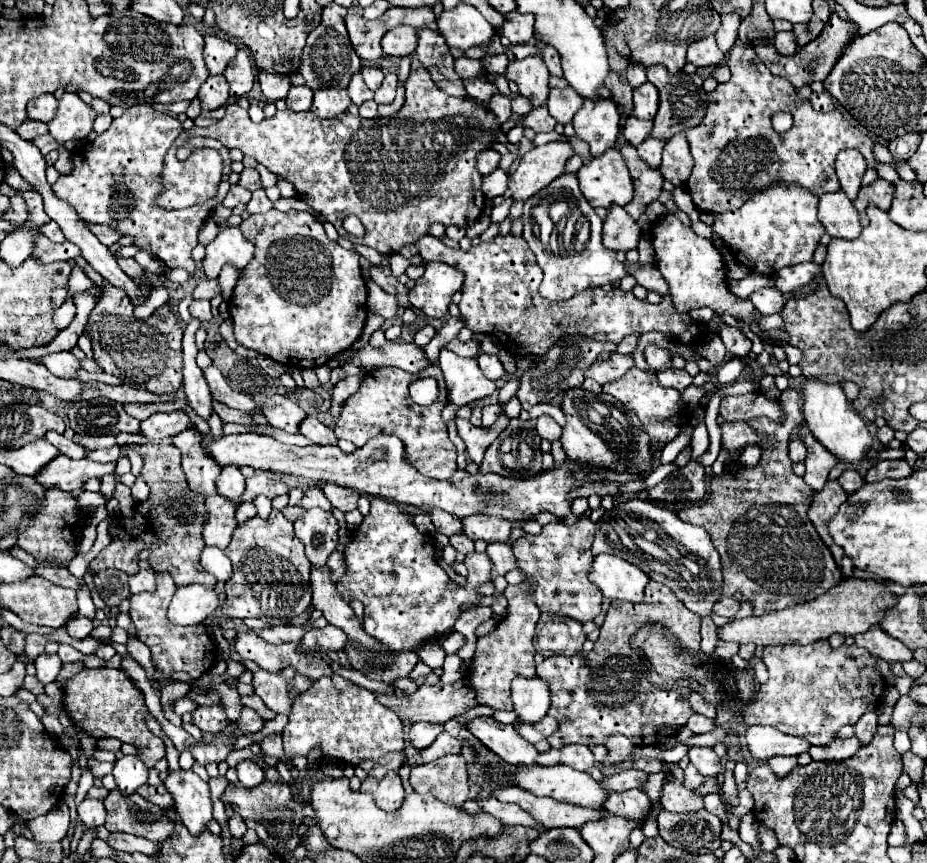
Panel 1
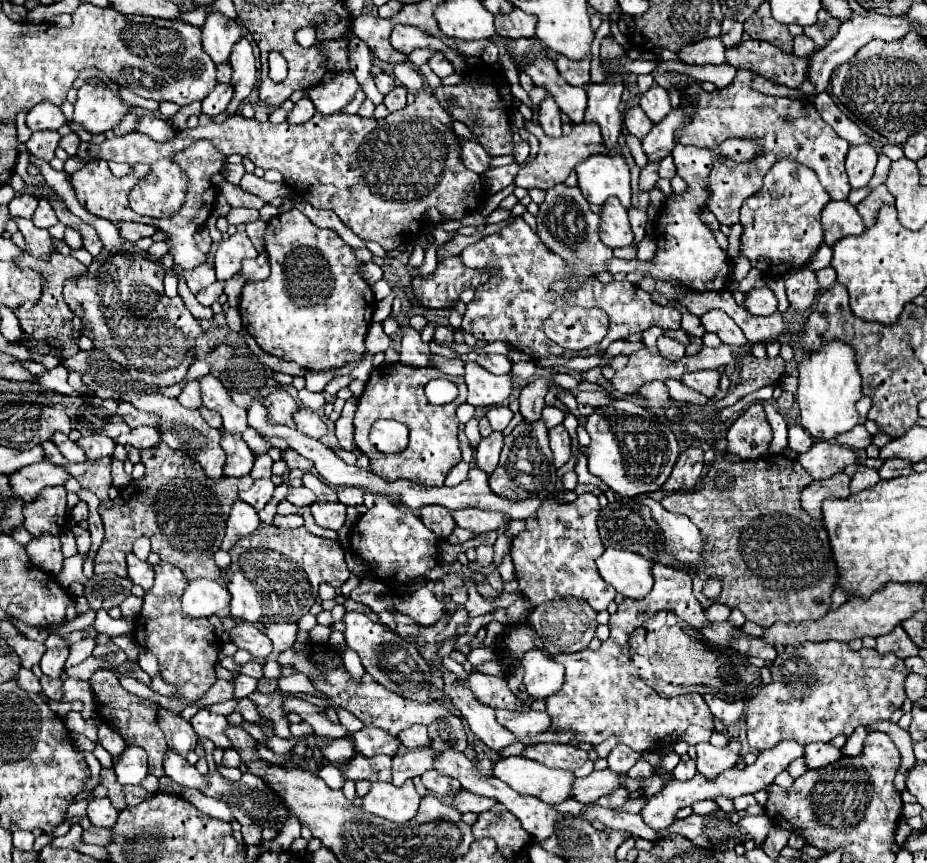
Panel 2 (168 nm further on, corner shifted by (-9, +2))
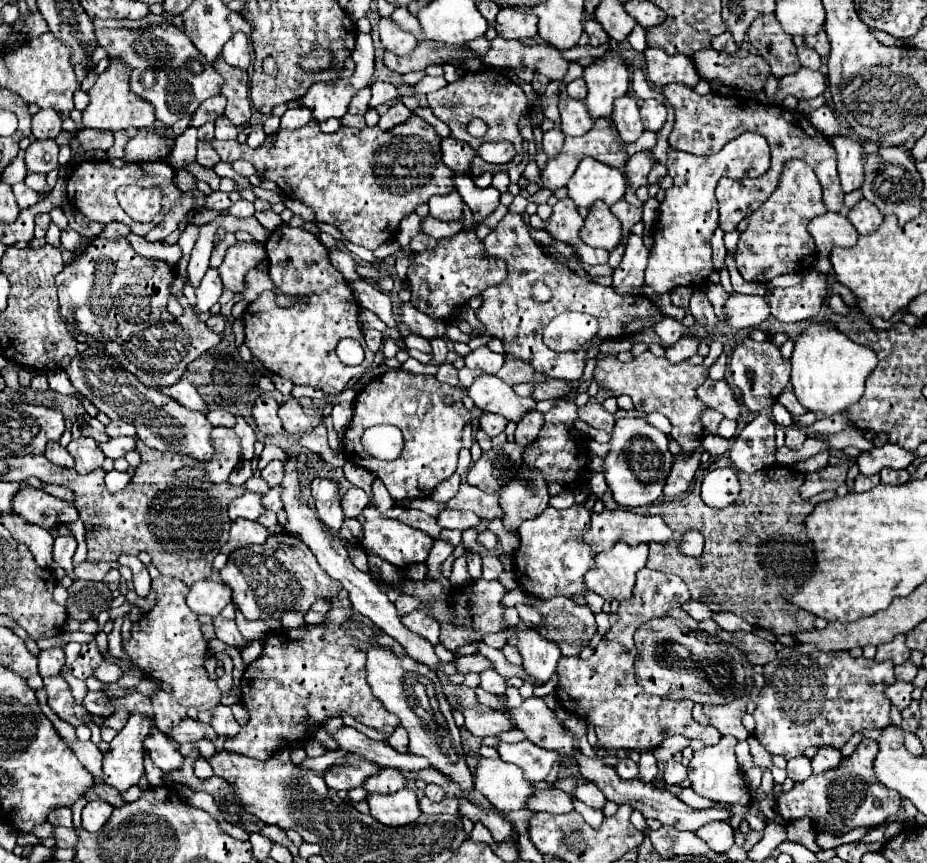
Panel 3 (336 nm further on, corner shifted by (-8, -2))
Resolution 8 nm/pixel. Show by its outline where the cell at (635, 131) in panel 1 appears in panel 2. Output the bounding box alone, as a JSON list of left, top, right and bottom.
[625,104,653,140]

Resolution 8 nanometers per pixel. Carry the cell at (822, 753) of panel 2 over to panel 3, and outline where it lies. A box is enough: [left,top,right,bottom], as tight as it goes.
[786,756,812,782]

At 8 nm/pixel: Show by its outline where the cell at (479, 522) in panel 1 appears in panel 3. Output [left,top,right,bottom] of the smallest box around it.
[438,510,482,530]

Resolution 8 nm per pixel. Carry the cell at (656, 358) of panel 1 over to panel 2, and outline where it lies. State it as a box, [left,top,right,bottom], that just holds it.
[657,336,685,360]

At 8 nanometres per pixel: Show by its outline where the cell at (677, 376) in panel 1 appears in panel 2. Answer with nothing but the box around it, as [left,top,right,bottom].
[683,370,719,400]

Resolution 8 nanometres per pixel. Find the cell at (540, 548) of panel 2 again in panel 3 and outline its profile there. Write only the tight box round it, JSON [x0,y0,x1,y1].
[514,504,604,614]

